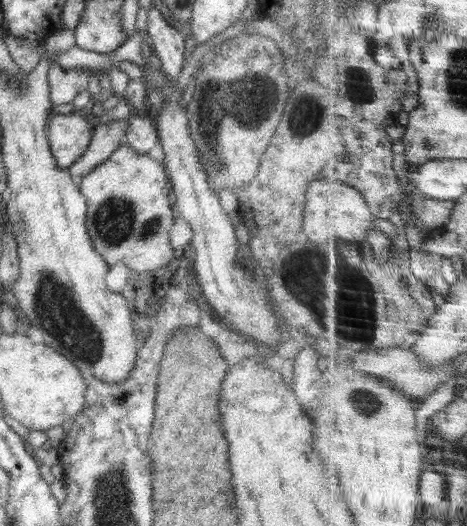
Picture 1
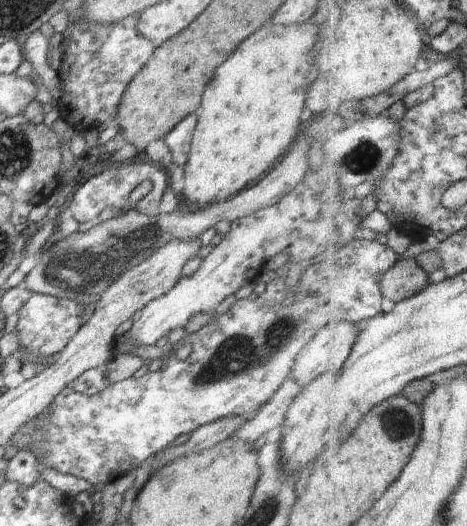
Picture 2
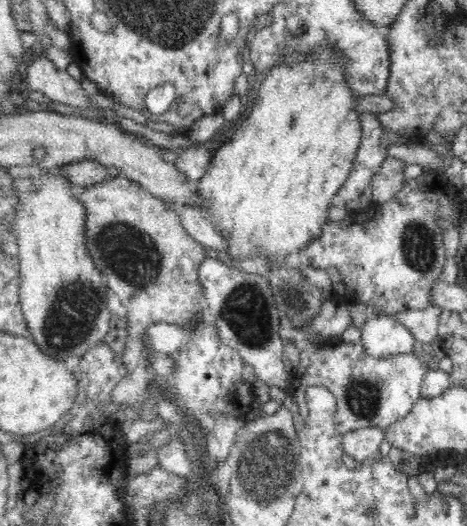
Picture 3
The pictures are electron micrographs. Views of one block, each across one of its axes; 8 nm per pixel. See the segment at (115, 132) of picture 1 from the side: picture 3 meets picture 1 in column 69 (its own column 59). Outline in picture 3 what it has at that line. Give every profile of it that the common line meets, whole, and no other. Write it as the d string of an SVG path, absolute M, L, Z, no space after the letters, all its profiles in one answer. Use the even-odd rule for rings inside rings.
M81 160L58 166L57 172L66 176L74 189L84 192L88 186L94 186L109 178L106 167L94 160Z

